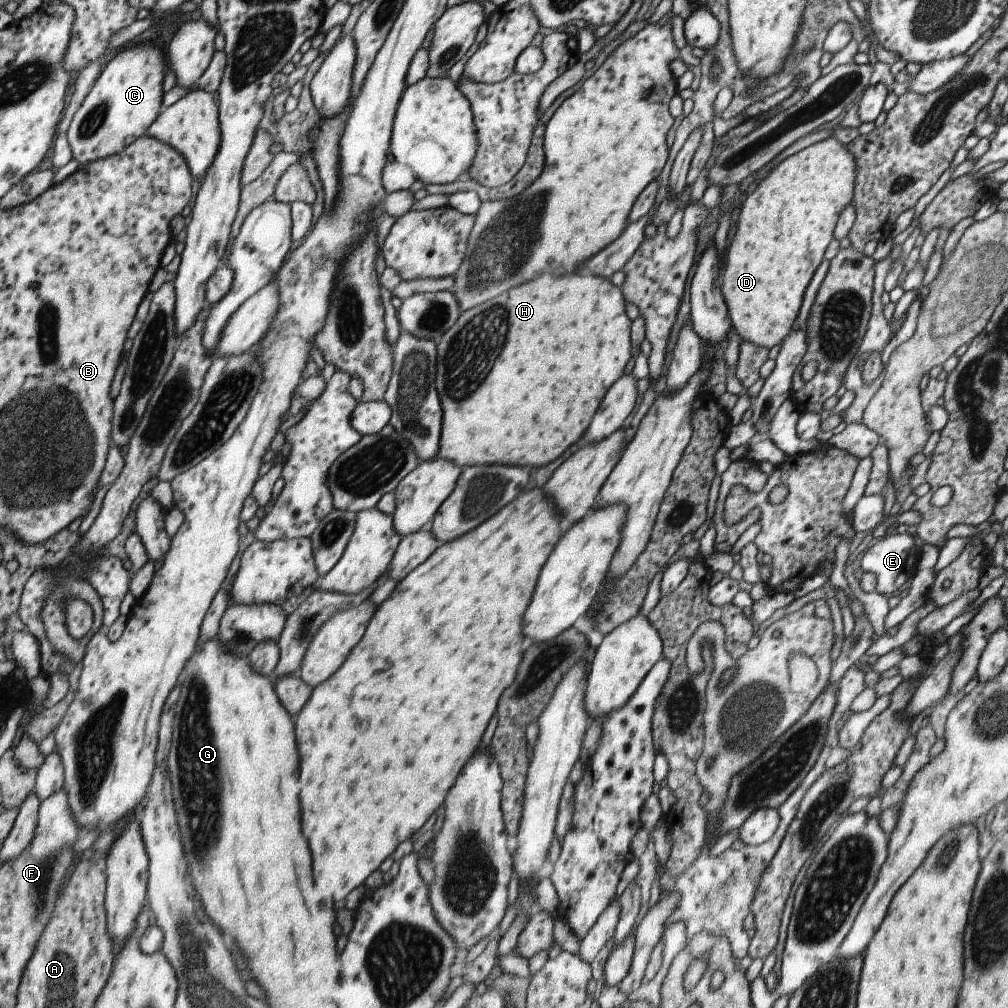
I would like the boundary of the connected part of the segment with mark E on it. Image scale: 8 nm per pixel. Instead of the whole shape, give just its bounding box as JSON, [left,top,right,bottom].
[859,531,920,594]

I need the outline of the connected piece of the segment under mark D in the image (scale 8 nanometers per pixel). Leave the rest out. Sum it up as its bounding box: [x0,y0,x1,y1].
[719,137,855,349]

